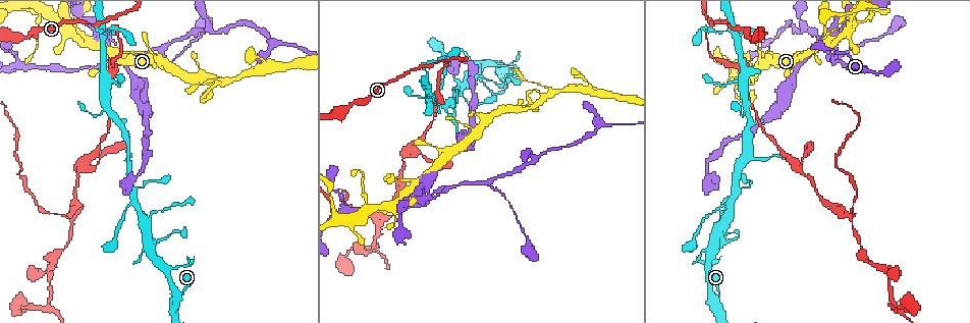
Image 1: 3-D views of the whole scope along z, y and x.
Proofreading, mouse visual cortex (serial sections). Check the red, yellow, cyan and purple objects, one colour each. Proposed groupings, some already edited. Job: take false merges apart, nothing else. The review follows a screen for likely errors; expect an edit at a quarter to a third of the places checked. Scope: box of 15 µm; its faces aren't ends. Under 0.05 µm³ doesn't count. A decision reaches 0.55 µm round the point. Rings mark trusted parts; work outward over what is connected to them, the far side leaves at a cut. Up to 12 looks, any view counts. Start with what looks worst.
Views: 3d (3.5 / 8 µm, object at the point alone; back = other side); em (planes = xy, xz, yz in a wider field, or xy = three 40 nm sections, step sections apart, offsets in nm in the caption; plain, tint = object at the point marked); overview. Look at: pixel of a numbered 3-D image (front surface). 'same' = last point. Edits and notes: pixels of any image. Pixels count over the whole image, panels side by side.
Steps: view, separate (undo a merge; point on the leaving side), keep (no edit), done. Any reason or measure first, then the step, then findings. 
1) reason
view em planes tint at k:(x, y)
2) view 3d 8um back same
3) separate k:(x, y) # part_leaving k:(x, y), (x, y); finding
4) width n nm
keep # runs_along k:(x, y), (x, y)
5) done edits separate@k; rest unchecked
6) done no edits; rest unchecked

a narrow waist
view 3d 3.5um at 1:(832, 60)

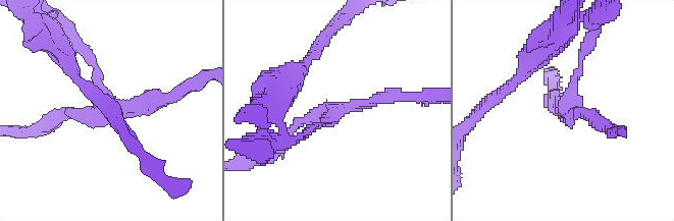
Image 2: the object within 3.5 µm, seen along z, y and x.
arms 3; arm_widths 100, 150, 200 nm
view em xy step 5 tint at 2:(331, 111)

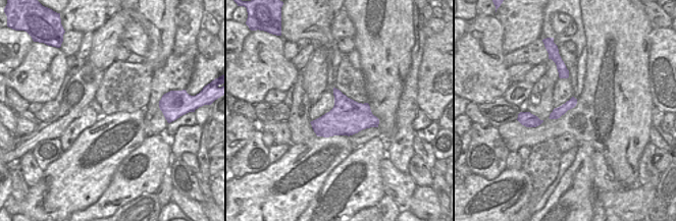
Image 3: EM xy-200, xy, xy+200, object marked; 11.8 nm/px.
keep # runs_along 2:(49, 123), (105, 105), (83, 51); one cell here

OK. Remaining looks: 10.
view 3d 3.5um at 1:(431, 65)

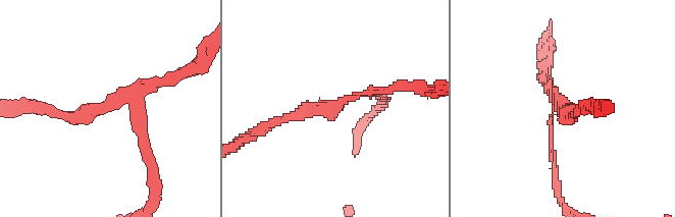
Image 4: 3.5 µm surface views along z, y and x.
need the tissue
view em xy step 5 tint at 4:(560, 103)

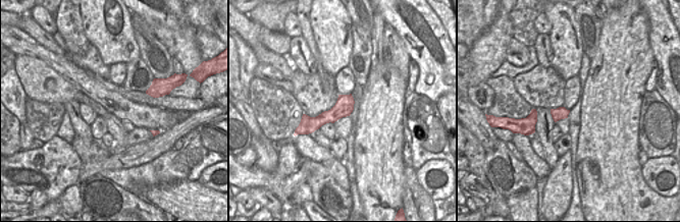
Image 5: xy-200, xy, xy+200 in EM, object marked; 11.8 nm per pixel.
cut it another way
view em xy step 2 tint same

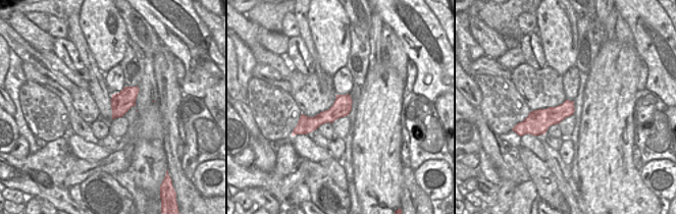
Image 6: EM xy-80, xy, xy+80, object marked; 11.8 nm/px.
arms 3; arm_widths 100, 150, 150 nm
separate 4:(143, 138) # part_leaving 4:(131, 112), (155, 200); two cells meet here

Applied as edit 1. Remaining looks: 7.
abrupt turn
view 3d 3.5um at 1:(487, 182)

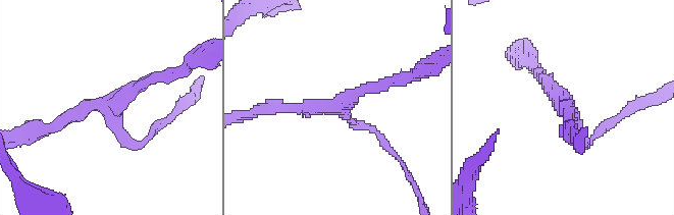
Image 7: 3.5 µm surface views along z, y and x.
arms 3; arm_widths 150, 200, 200 nm; shape alone is not enough
view em xy step 2 tint at 7:(567, 103)

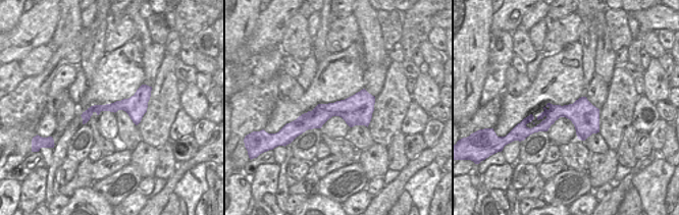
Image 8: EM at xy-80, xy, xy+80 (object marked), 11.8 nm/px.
keep # runs_along 8:(372, 99), (298, 124); one cell here

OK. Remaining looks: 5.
calibre changes
view 3d 3.5um at 1:(372, 209)

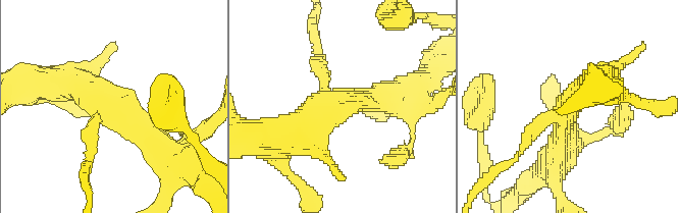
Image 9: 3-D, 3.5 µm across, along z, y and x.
view em xy step 3 tint at 9:(341, 102)

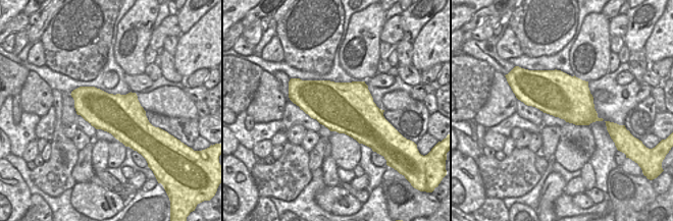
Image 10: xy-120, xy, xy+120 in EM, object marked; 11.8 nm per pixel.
cut it another way
view em xy step 5 tint same

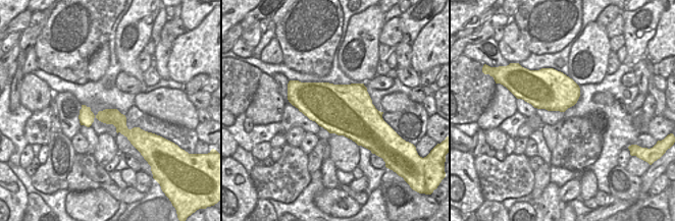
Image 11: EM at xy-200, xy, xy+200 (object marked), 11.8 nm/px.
separate 9:(84, 132) # part_leaving 9:(96, 116), (87, 185); two cells meet here

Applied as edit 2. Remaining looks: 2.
three arms meet
view 3d 3.5um at 1:(501, 70)

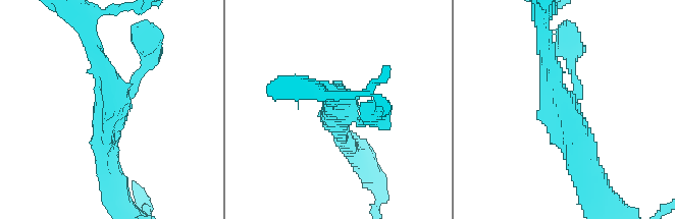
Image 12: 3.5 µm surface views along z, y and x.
arms 3; arm_widths 150, 300, 300 nm
view em xy step 1 tint at 12:(115, 105)

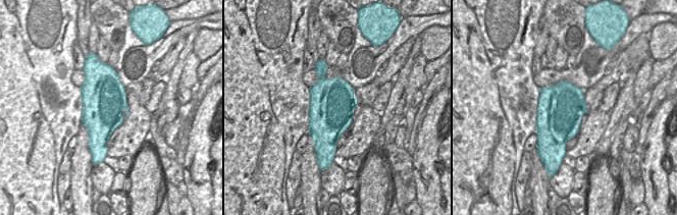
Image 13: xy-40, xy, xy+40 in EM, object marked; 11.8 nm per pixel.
width 550 nm
keep # runs_along 12:(376, 116), (358, 121), (320, 90); one cell here

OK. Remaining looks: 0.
done edits separate@4, separate@9; rest unchecked

